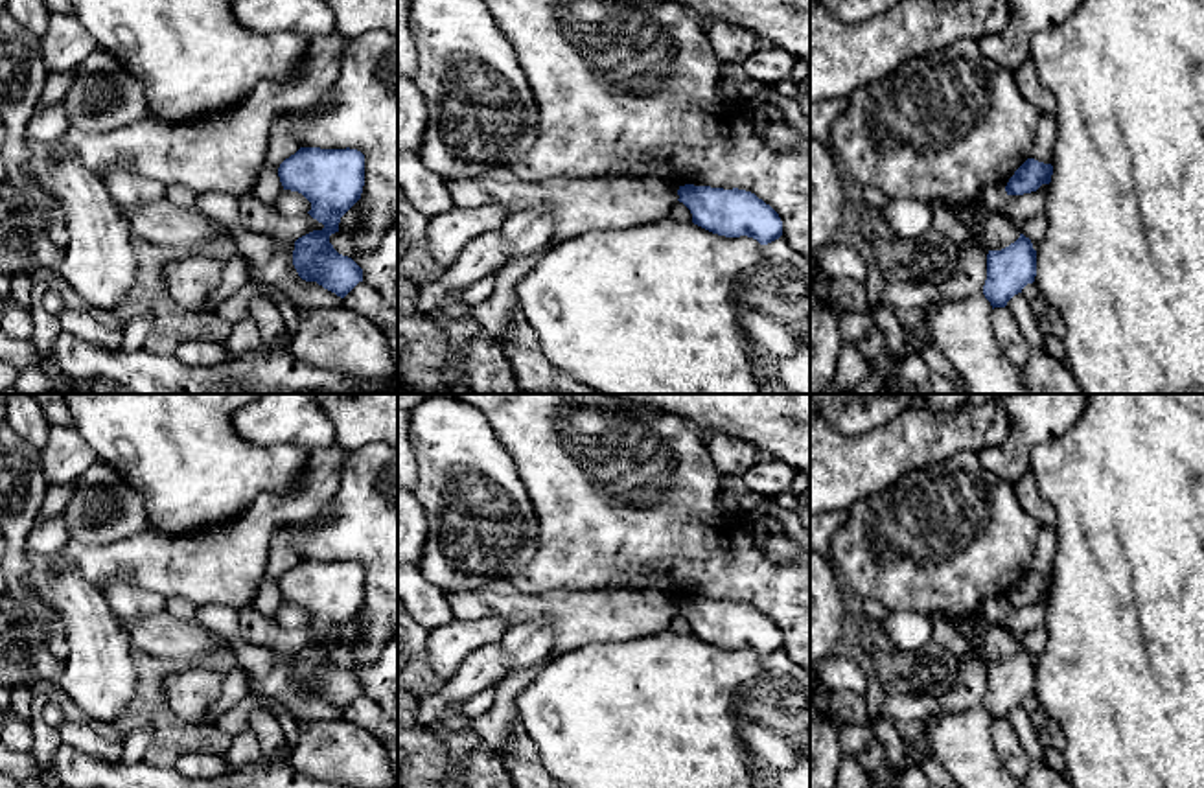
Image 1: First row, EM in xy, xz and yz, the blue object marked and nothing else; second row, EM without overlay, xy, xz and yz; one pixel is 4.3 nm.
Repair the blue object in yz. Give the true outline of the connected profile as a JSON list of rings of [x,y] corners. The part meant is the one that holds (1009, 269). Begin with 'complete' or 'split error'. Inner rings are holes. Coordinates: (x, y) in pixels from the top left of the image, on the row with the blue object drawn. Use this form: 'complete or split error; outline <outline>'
complete; outline [[[1020,238],[1001,250],[987,254],[987,280],[983,295],[994,307],[1005,307],[1007,302],[1022,293],[1036,276],[1036,250],[1029,238]]]

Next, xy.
complete; outline [[[300,147],[280,164],[278,177],[284,190],[298,191],[311,203],[307,214],[324,225],[322,230],[313,230],[295,241],[293,265],[298,276],[306,282],[317,282],[344,298],[363,282],[363,269],[352,258],[339,254],[330,243],[330,236],[339,232],[341,217],[361,199],[365,186],[365,155],[350,147]]]

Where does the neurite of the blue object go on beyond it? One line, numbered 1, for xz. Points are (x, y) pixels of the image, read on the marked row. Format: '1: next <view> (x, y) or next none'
1: next none

